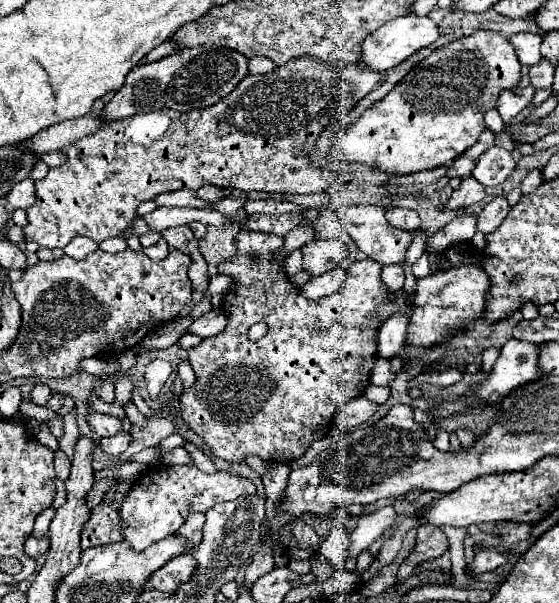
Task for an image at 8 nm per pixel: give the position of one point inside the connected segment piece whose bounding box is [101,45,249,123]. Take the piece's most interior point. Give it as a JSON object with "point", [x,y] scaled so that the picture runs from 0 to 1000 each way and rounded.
{"point":[347,129]}

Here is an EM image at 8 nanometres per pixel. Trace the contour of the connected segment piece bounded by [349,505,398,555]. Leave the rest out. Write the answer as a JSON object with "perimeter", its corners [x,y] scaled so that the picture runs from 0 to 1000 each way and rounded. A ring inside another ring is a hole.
{"perimeter":[[[692,837],[671,851],[657,851],[642,857],[642,867],[631,881],[631,900],[624,920],[642,920],[649,910],[657,910],[689,877],[694,877],[710,861],[705,841]]]}

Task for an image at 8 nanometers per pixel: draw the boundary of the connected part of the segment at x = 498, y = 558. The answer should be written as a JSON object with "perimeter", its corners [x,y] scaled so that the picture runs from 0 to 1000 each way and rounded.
{"perimeter":[[[871,907],[864,910],[860,917],[850,920],[850,930],[846,930],[846,947],[850,950],[868,950],[868,947],[886,947],[893,937],[900,937],[907,930],[903,917],[896,917],[893,910],[886,907]]]}

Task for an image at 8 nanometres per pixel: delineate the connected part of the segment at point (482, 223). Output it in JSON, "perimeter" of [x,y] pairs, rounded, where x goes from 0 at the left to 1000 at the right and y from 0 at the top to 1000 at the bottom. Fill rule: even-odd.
{"perimeter":[[[889,323],[882,333],[875,333],[868,343],[864,343],[864,350],[857,353],[857,367],[853,367],[853,380],[860,383],[860,386],[878,386],[878,383],[886,383],[896,370],[900,370],[900,363],[907,360],[907,353],[911,353],[911,337],[907,337],[907,330],[900,327],[900,323]]]}

